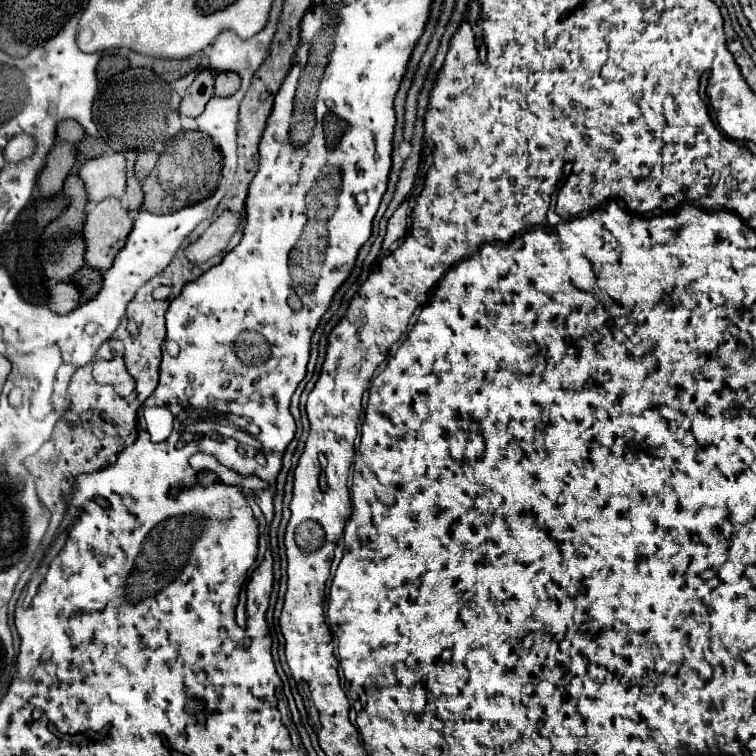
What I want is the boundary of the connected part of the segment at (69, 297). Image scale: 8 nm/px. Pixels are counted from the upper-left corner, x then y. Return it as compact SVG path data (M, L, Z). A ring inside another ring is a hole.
M57 283L51 289L49 307L55 313L69 313L79 305L79 301L81 301L81 291L73 283Z

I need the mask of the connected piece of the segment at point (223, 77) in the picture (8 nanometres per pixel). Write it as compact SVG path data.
M223 71L215 77L215 95L219 97L229 97L233 95L237 89L241 87L241 79L237 73L231 71Z

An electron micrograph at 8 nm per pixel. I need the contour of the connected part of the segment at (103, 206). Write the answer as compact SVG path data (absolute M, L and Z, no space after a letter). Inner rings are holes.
M103 199L97 203L87 213L87 223L83 229L87 241L87 265L99 271L107 271L115 255L123 249L131 227L133 217L127 209L123 209L119 199Z

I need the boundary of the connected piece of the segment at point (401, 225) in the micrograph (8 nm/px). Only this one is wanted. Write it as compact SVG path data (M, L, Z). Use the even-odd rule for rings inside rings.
M403 202L401 207L393 213L393 217L389 219L389 225L387 225L386 235L384 237L382 248L389 248L389 246L401 239L407 233L407 202Z

